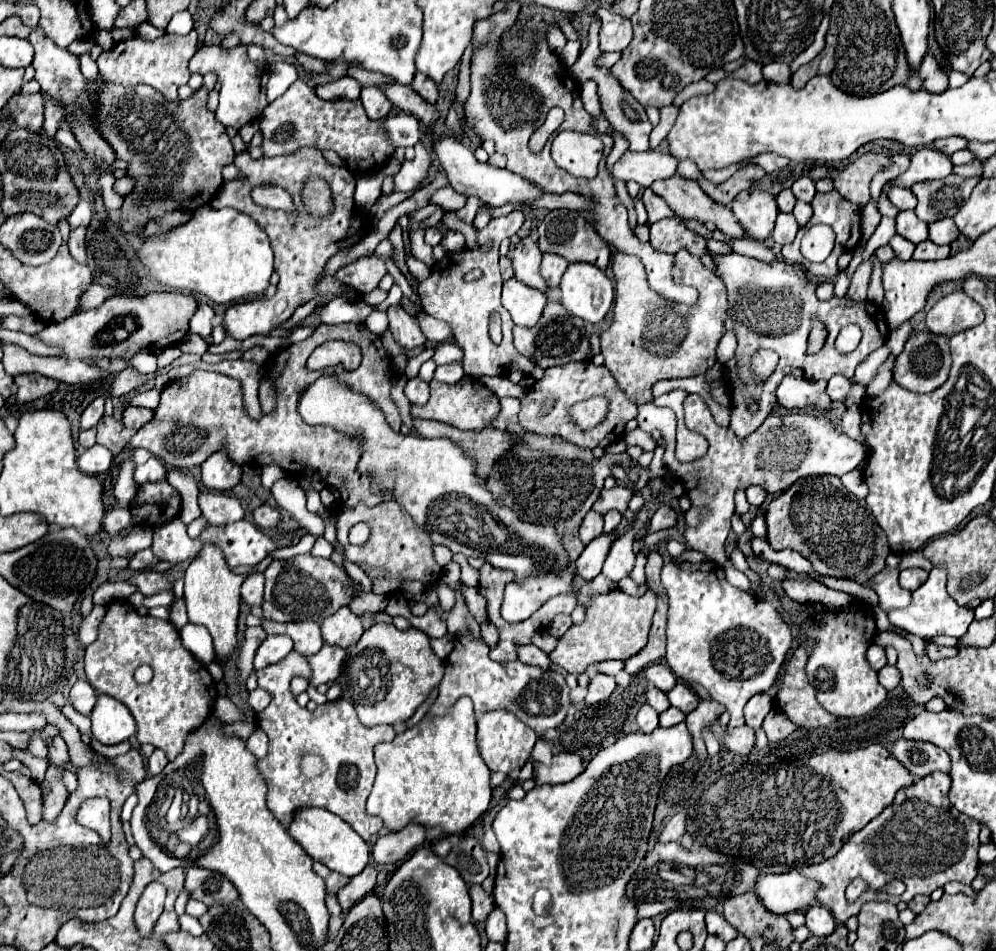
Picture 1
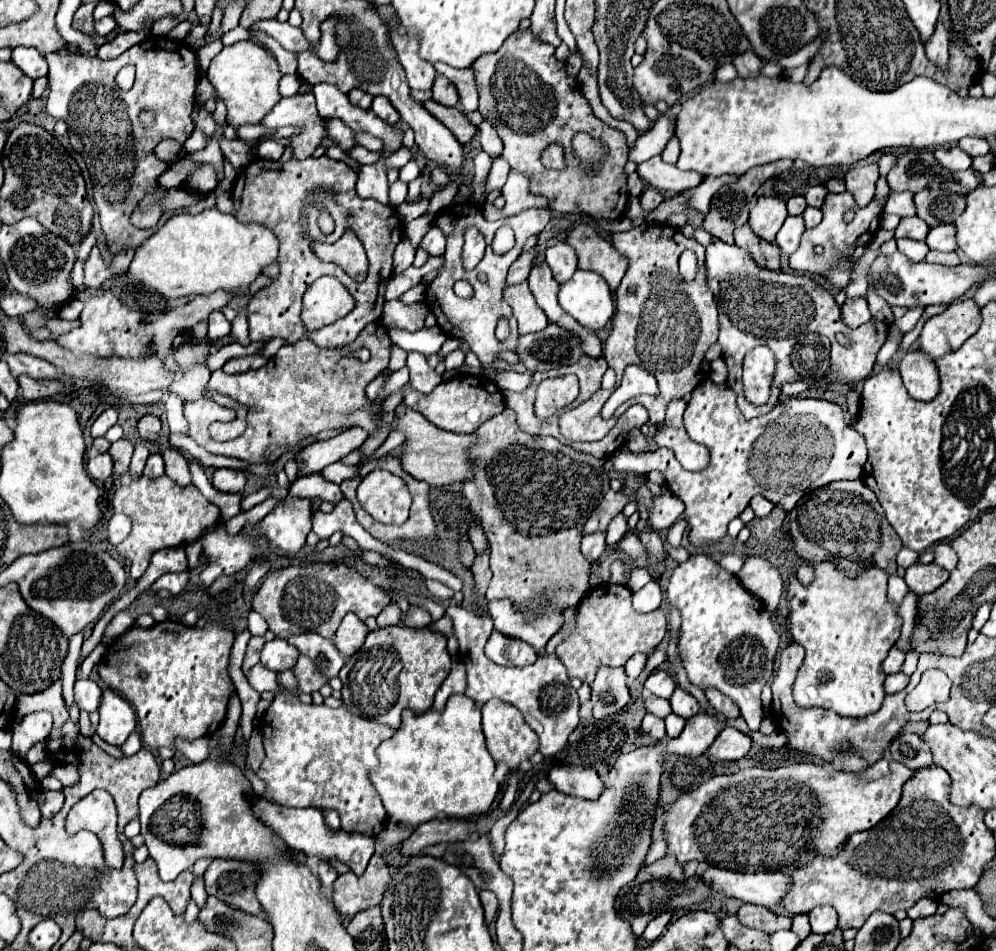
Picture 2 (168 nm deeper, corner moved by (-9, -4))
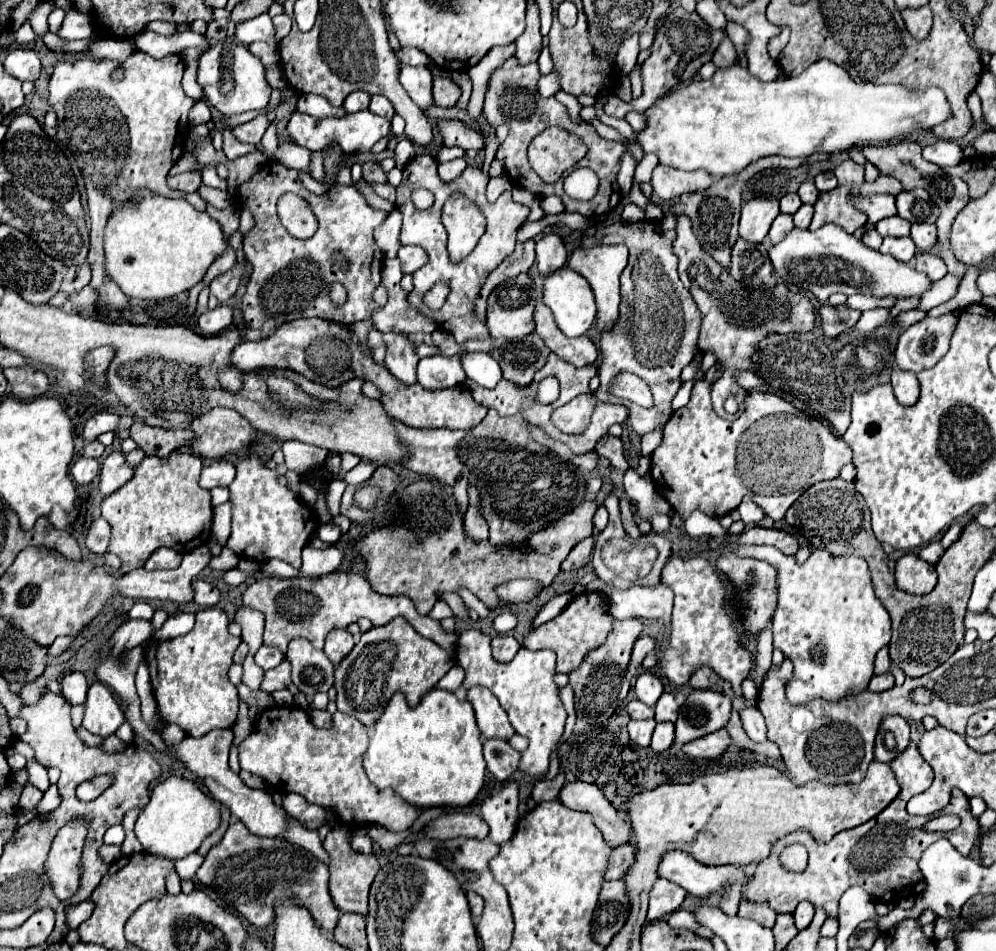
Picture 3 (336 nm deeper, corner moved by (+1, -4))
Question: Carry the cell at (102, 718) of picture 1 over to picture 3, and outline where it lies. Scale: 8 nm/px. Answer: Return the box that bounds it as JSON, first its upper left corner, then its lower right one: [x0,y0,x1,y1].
[82,682,124,738]

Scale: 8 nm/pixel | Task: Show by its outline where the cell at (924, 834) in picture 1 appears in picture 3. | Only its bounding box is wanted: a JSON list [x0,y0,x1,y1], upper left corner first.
[744,742,980,918]

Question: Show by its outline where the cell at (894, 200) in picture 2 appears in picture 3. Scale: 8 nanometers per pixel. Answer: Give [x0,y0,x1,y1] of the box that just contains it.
[850,194,896,224]

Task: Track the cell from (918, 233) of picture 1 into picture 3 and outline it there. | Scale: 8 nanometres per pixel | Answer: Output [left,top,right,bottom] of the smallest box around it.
[876,216,910,236]

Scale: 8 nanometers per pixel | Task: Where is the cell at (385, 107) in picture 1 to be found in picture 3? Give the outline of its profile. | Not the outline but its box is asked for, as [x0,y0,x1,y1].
[370,96,394,120]

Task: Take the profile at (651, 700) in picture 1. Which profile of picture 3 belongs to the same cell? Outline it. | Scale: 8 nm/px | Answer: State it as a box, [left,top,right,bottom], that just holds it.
[628,700,654,720]

